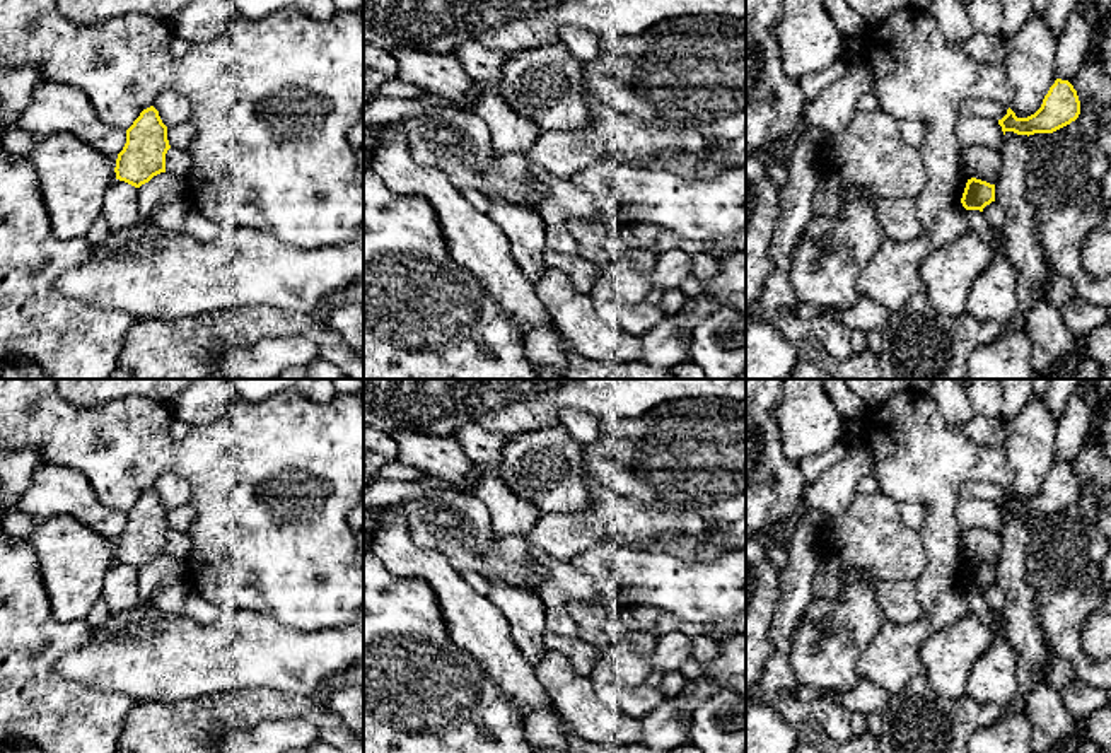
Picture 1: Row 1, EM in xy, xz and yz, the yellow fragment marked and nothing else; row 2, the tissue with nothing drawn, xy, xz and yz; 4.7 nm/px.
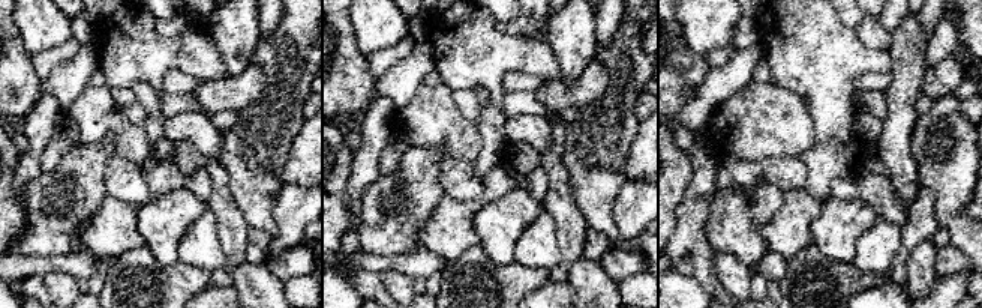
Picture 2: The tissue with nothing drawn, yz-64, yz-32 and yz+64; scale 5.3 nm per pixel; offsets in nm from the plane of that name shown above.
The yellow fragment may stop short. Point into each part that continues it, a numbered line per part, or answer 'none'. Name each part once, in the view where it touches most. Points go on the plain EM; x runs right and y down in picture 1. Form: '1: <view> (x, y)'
none

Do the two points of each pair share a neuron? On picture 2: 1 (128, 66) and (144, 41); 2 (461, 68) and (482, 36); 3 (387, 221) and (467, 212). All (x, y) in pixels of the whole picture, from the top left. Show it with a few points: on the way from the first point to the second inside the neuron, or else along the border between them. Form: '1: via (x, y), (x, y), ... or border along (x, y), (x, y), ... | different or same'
1: via (128, 60), (138, 47) | same
2: via (465, 60), (474, 44) | same
3: border along (444, 194), (422, 227), (419, 244) | different

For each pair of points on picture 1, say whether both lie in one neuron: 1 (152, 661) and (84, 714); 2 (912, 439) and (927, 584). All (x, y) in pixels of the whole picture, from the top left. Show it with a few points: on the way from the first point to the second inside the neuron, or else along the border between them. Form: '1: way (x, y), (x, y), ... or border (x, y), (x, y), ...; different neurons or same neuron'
1: border (74, 678), (99, 690), (122, 692), (139, 700); different neurons
2: way (932, 475), (939, 492), (939, 548); same neuron

